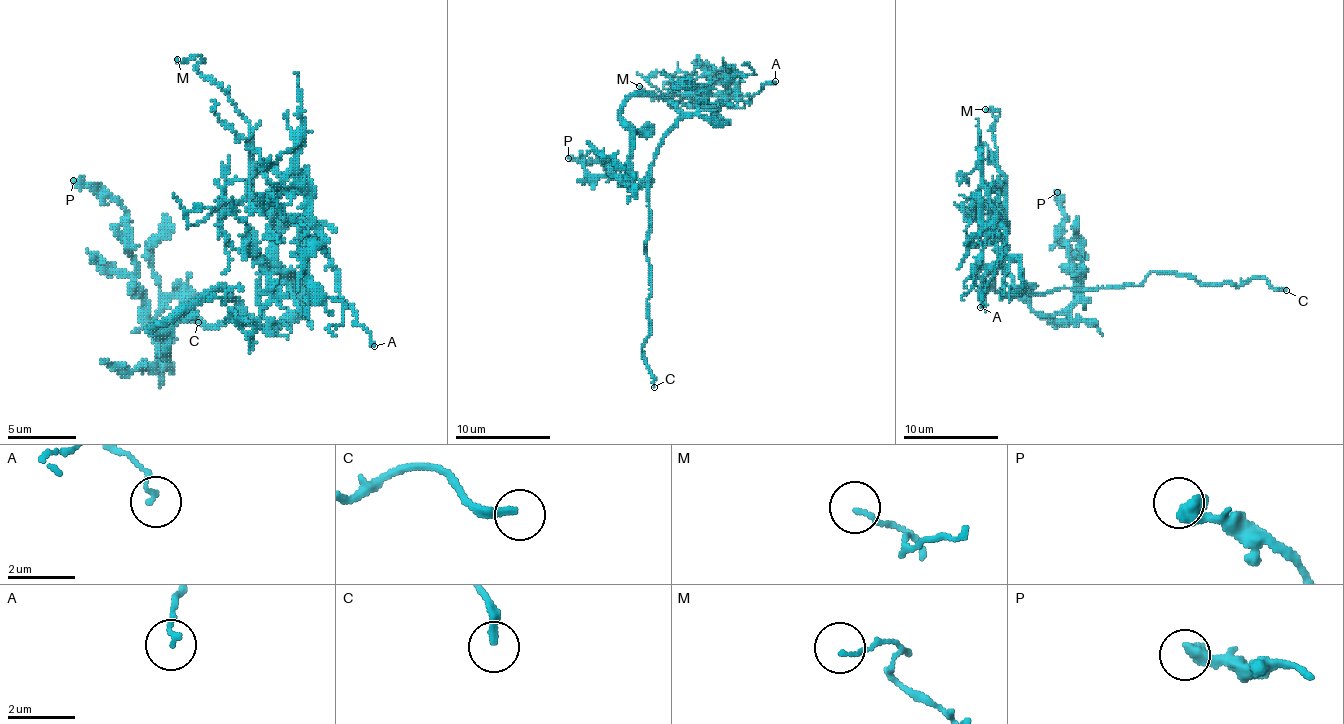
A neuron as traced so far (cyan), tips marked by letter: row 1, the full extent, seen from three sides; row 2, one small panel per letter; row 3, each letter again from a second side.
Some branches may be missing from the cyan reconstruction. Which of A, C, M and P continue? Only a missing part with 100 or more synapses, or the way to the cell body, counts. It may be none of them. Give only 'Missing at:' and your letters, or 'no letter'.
Missing at: C

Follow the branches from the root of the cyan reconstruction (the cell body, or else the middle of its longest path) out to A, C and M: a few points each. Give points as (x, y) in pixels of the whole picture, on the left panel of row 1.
A: (239, 311), (274, 325), (298, 308), (277, 259), (298, 225), (374, 346)
C: (239, 311), (225, 325), (191, 322), (187, 294), (194, 297), (191, 311), (180, 308), (187, 304), (198, 322)
M: (239, 311), (284, 322), (298, 284), (249, 183), (249, 121), (194, 59), (177, 59)

